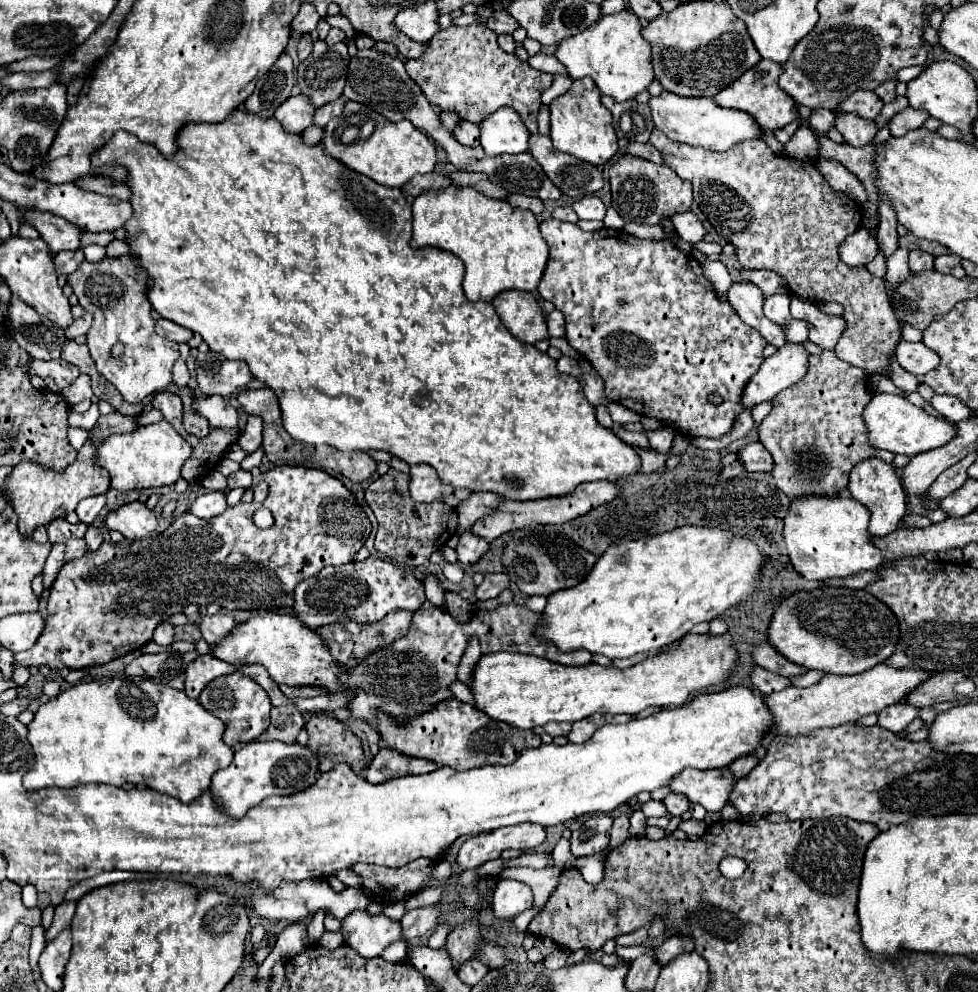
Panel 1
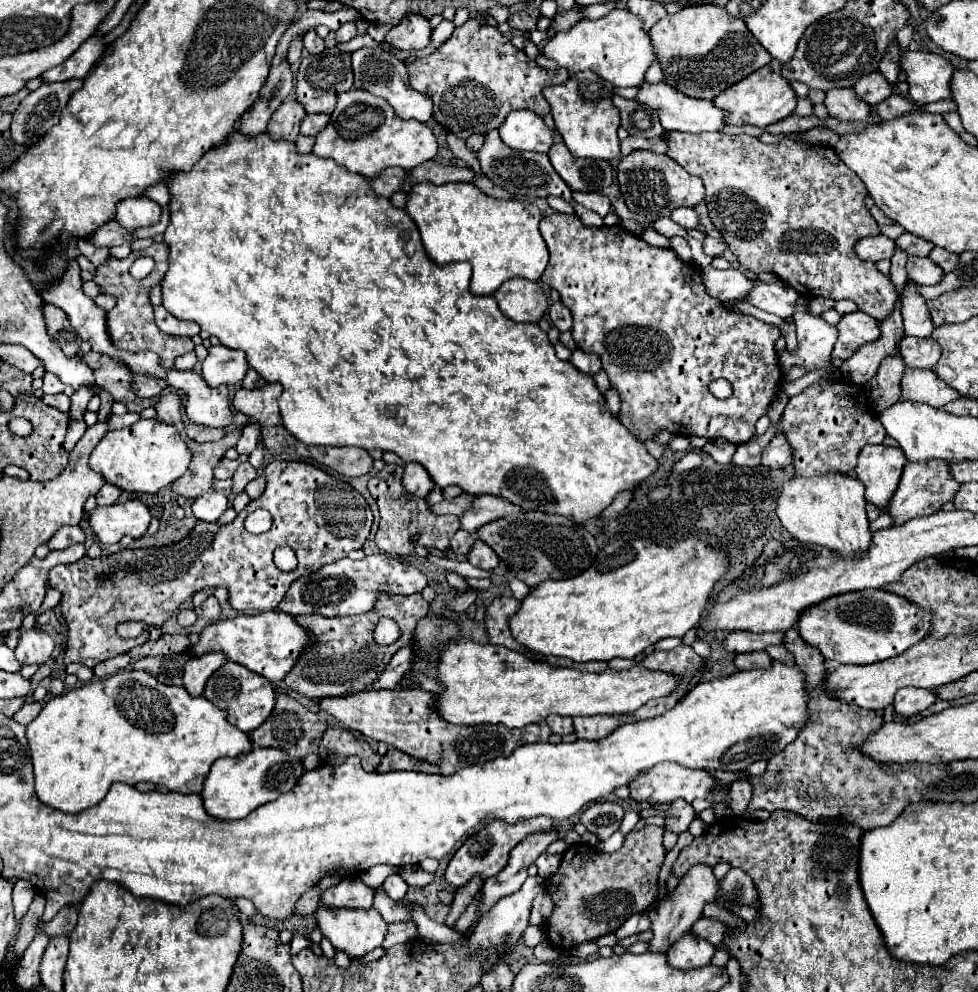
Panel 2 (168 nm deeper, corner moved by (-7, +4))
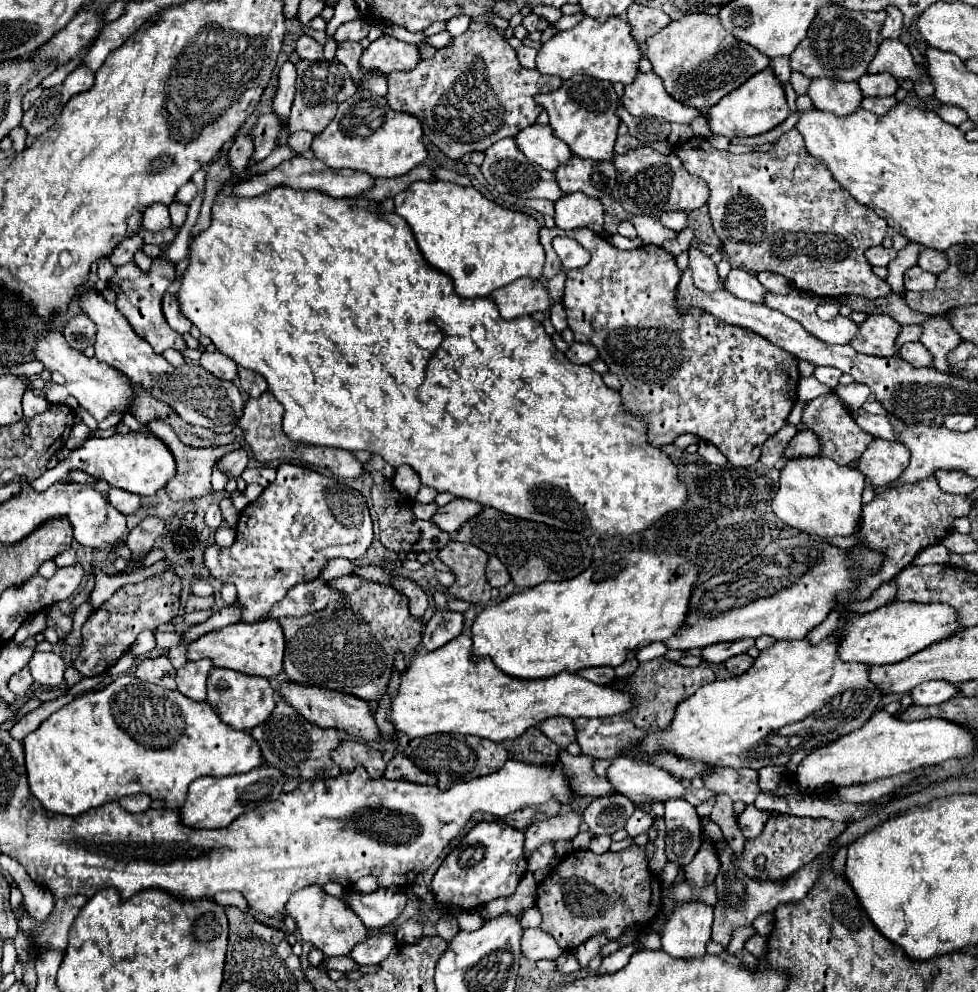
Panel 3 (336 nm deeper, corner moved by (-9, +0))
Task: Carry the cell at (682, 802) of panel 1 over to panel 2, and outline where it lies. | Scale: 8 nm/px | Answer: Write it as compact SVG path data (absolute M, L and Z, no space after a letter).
M673 801L665 813L665 829L673 833L687 831L689 823L695 819L695 809L687 801Z

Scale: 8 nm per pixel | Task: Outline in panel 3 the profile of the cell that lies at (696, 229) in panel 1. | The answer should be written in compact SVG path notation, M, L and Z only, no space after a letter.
M667 211L667 213L661 213L661 223L673 231L683 231L687 227L687 213L683 211Z

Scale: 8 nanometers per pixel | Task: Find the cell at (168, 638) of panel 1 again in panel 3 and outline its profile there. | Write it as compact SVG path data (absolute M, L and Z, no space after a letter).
M207 609L207 611L195 611L195 613L187 613L185 617L183 617L183 621L185 621L185 625L187 627L191 627L191 625L199 625L199 623L203 623L205 619L209 619L211 617L211 609Z

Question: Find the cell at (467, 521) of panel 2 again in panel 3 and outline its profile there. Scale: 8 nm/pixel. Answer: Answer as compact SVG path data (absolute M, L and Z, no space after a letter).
M453 499L449 505L439 507L433 515L433 523L439 525L449 535L455 535L471 517L479 515L485 505L469 501L469 499Z

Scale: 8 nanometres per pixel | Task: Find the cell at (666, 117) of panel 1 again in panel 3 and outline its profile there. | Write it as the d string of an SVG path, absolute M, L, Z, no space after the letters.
M637 73L635 81L625 87L625 95L621 103L633 115L647 113L679 125L691 125L693 119L703 115L687 105L679 105L679 101L675 101L663 89L663 83L655 73Z

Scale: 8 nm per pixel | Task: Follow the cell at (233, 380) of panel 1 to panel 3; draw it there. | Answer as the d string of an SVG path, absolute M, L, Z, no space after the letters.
M203 351L199 363L201 363L203 369L207 369L209 373L213 373L219 379L225 379L225 381L235 381L237 379L237 365L235 365L235 361L231 361L231 357L225 357L219 351L213 351L213 353Z

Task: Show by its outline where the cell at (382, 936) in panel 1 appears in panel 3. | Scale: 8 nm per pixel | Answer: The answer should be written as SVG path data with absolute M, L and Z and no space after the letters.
M309 885L309 887L293 893L285 907L285 915L291 915L297 921L301 939L309 941L313 947L323 951L323 955L327 955L327 957L347 957L355 945L363 943L369 937L369 929L345 905L345 901L329 897L317 885Z

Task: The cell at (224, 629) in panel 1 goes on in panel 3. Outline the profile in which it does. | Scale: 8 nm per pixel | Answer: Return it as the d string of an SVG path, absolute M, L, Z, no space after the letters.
M189 595L187 603L185 603L185 613L197 611L197 609L211 609L211 607L213 607L213 601L215 601L215 597L213 597L213 595L209 595L209 597L197 597L197 595Z

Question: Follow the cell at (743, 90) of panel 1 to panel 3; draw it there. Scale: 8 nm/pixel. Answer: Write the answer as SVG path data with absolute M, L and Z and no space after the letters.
M771 67L763 69L751 81L745 81L735 93L729 93L718 104L709 109L709 127L715 135L725 135L729 139L733 137L753 137L759 133L767 133L779 123L783 123L789 117L791 109L785 99L783 85L777 81Z

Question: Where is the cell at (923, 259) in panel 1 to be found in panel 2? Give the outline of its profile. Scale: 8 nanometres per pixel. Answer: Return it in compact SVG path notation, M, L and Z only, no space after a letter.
M909 257L907 261L909 279L917 285L937 285L943 277L943 269L933 265L929 257Z

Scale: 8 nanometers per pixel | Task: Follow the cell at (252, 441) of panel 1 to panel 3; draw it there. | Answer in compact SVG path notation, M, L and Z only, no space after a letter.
M235 449L219 461L219 471L223 471L227 477L237 477L247 467L247 461L249 453L245 449Z

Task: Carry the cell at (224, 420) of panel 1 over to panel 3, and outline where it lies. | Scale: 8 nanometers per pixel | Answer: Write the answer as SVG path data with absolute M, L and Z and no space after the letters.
M85 289L79 295L79 307L87 317L91 317L91 321L95 321L95 357L101 363L119 369L131 381L143 385L153 397L171 405L183 421L205 429L215 429L217 433L231 433L243 413L243 397L235 383L211 377L211 373L201 365L187 363L179 369L171 367L163 355L157 355L147 341L137 337L127 319L117 311L115 303L109 303L97 289Z

